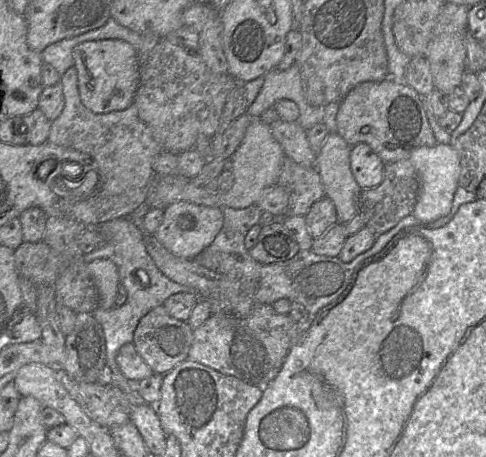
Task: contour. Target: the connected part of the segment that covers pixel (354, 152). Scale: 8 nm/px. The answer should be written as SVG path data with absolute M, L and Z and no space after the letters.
M361 142L351 146L350 166L361 189L373 188L382 182L384 165L368 144Z

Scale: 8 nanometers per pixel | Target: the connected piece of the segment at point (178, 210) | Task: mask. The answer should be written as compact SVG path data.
M177 201L164 208L163 219L154 235L172 254L194 259L213 242L222 229L223 222L224 214L221 208Z

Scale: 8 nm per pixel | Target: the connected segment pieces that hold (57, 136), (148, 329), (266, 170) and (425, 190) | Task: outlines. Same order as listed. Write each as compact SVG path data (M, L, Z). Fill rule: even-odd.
M72 66L61 76L65 105L61 114L51 124L47 141L90 155L97 165L98 176L102 177L103 185L95 196L85 201L67 201L59 198L57 212L60 216L88 227L130 217L145 203L156 175L152 162L164 148L139 118L135 103L121 111L94 113L81 102L77 69Z
M163 305L149 311L140 320L134 332L132 344L142 359L153 370L153 374L164 375L188 359L193 342L193 329L187 321L171 317Z
M253 119L246 129L241 144L230 158L234 183L230 190L220 192L222 207L240 209L256 205L264 189L278 185L277 180L284 157L285 153L280 143L272 135L270 126L261 119Z
M450 144L422 146L414 150L409 159L420 179L420 195L411 215L421 221L434 221L446 216L458 187L460 160L457 151Z

